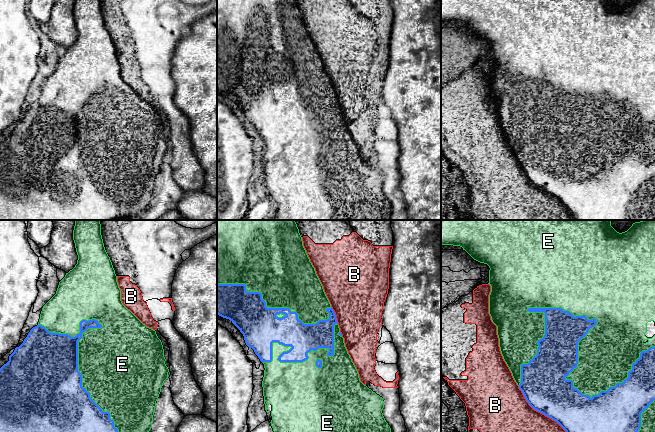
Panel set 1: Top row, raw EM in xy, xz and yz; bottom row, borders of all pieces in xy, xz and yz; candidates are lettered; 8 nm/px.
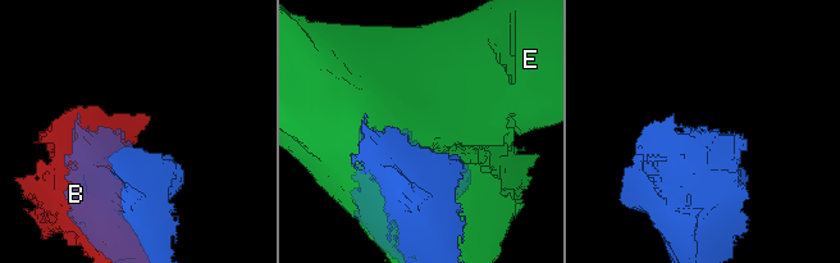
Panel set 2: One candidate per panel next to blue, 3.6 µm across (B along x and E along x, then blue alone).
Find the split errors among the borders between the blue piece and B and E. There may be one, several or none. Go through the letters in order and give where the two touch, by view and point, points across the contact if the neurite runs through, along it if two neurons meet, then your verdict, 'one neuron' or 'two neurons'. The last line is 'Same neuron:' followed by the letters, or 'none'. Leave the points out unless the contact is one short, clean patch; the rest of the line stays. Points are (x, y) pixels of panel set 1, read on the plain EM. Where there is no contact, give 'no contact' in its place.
B: yz (544, 190) | two neurons
E: yz (596, 97) | one neuron
Same neuron: E

